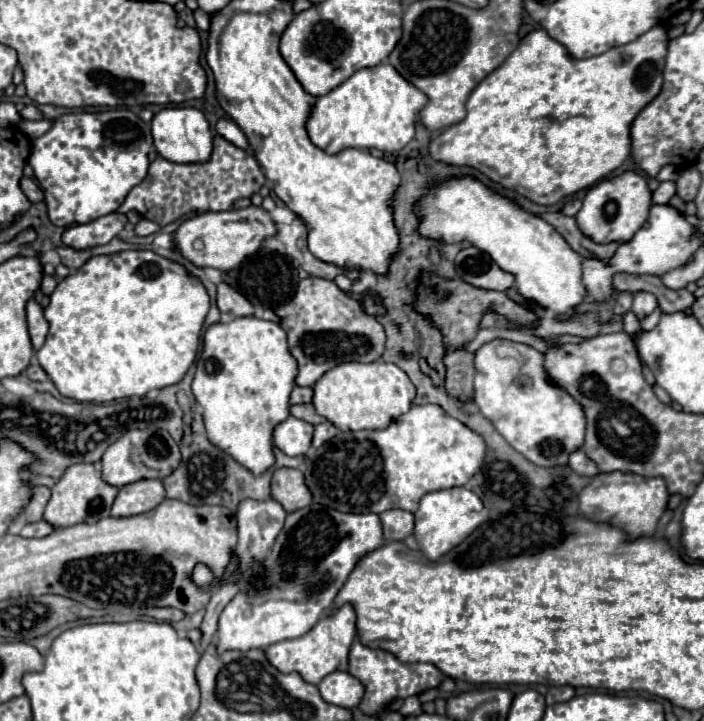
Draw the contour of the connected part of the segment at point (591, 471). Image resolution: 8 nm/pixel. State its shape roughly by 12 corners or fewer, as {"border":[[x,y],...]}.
{"border":[[582,450],[570,454],[570,466],[576,474],[594,478],[596,464]]}

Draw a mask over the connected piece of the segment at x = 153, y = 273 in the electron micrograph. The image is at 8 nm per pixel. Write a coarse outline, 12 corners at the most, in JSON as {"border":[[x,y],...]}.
{"border":[[150,250],[60,280],[40,366],[102,404],[180,382],[210,298]]}

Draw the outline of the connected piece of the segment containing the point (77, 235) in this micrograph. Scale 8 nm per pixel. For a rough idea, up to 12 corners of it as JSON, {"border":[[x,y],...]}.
{"border":[[108,214],[70,226],[62,242],[84,250],[108,244],[126,226],[126,216]]}

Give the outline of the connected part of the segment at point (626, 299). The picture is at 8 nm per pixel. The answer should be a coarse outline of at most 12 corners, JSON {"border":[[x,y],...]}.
{"border":[[618,292],[614,302],[616,314],[626,314],[632,306],[628,292]]}

